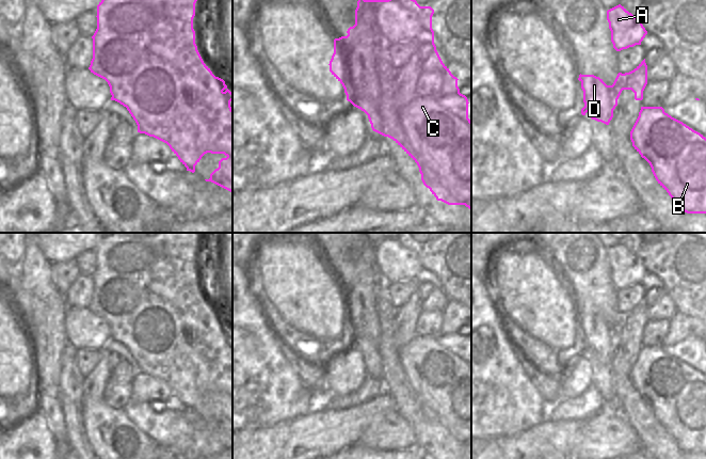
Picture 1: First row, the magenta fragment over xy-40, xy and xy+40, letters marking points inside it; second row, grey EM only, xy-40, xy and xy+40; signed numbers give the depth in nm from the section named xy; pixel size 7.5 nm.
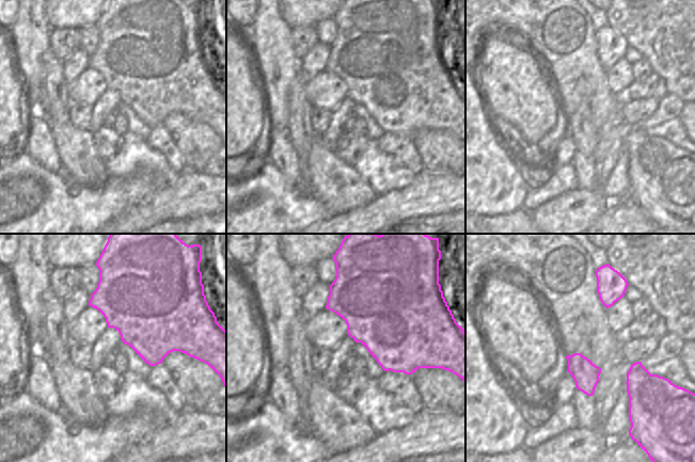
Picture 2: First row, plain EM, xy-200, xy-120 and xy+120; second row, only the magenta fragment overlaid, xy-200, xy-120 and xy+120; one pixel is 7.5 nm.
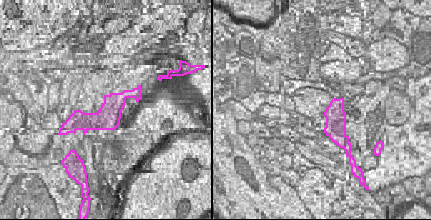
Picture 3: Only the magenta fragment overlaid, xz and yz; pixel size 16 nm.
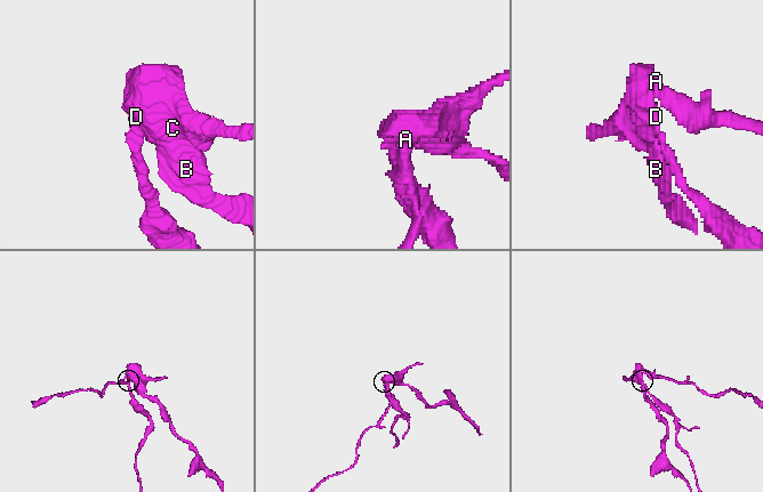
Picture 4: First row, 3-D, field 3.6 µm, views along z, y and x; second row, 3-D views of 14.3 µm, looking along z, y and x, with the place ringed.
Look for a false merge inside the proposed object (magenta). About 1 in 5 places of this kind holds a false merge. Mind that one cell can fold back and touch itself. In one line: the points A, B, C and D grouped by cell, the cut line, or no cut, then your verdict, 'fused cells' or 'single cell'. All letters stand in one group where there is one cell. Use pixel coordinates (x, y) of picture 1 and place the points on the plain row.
groups A B C / D; cut xy+40 (605, 323), (609, 330), (609, 352), (611, 358); fused cells

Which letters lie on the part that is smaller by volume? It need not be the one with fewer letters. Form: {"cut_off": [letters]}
{"cut_off": ["D"]}

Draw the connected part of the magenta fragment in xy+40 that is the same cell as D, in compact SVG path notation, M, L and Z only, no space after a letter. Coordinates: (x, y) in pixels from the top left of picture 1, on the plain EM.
M583 314L581 328L584 342L581 353L585 354L588 351L592 359L609 364L612 359L609 351L611 338L609 336L609 328L603 318L594 314Z

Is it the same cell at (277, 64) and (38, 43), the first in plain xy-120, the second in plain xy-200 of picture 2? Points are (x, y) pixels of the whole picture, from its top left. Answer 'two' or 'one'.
one

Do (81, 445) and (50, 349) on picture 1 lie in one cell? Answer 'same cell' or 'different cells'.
different cells

